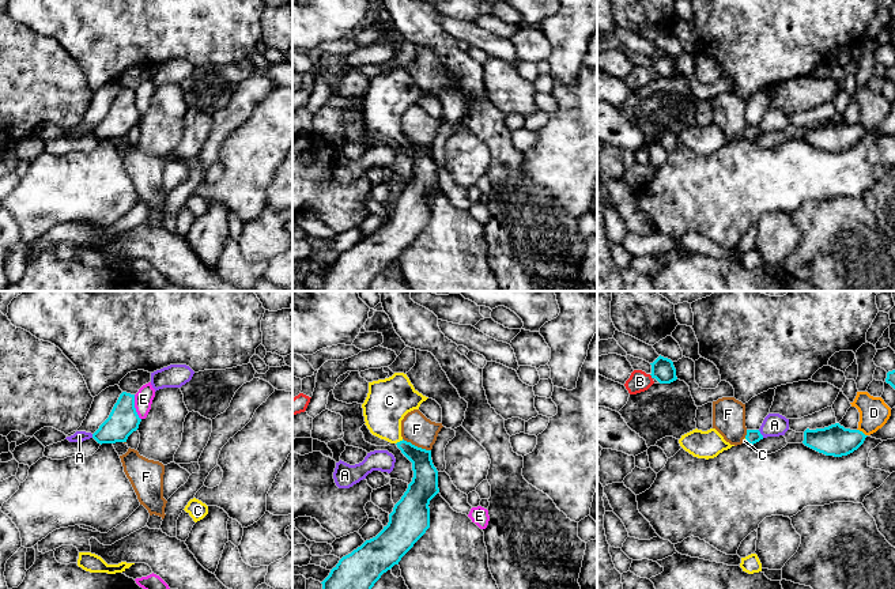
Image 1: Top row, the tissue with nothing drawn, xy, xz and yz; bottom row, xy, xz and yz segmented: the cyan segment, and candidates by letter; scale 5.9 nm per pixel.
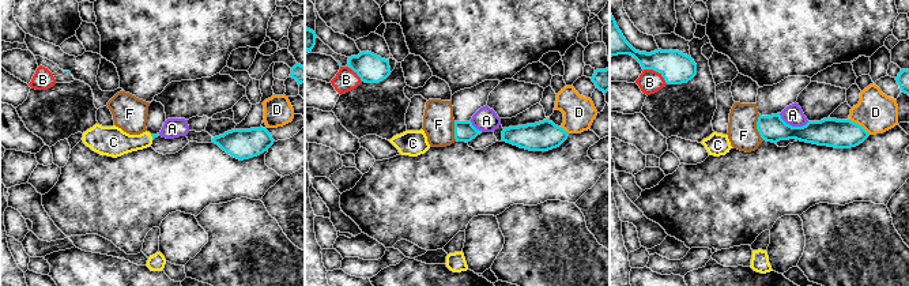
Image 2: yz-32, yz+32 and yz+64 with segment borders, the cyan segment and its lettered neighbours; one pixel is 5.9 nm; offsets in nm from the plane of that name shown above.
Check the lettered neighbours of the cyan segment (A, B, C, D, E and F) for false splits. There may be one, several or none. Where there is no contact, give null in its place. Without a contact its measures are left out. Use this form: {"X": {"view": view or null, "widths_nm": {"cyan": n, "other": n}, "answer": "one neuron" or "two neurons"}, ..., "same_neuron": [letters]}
{"A": {"view": "yz", "widths_nm": {"cyan": 80, "other": 140}, "answer": "two neurons"}, "B": {"view": "yz", "widths_nm": {"cyan": 140, "other": 120}, "answer": "two neurons"}, "C": {"view": "xz", "widths_nm": {"cyan": 140, "other": 260}, "answer": "one neuron"}, "D": {"view": "yz", "widths_nm": {"cyan": 180, "other": 180}, "answer": "two neurons"}, "E": {"view": "xy", "widths_nm": {"cyan": 180, "other": 110}, "answer": "two neurons"}, "F": {"view": "xz", "widths_nm": {"cyan": 160, "other": 180}, "answer": "two neurons"}, "same_neuron": ["C"]}

